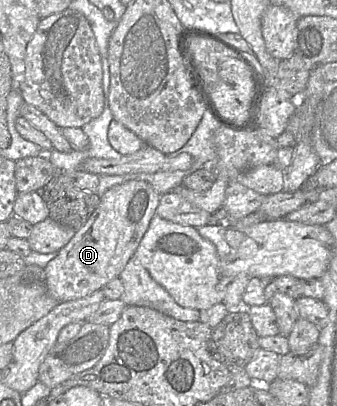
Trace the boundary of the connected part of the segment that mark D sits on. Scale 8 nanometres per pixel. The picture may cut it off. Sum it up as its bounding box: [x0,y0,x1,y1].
[44,180,160,303]

